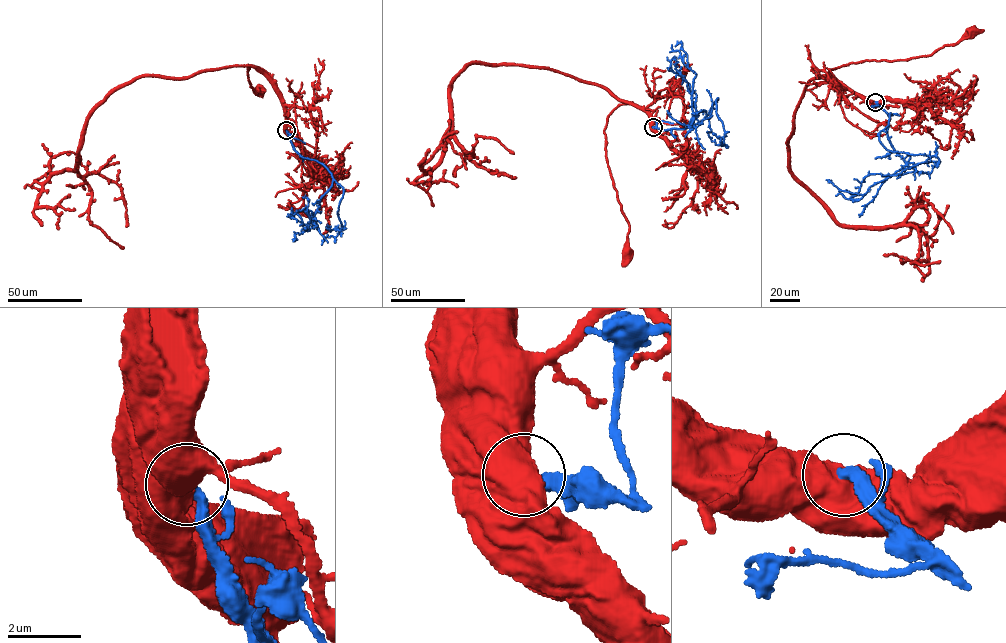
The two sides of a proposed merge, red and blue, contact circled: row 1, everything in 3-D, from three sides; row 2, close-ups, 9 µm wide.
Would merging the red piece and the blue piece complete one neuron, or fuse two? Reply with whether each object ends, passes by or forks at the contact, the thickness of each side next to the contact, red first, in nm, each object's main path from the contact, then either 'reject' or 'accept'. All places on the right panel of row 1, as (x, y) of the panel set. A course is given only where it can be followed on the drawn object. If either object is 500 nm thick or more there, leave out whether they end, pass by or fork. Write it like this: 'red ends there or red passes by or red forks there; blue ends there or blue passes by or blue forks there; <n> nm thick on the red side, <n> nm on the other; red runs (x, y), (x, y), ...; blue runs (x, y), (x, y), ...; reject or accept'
850 nm thick on the red side, 320 nm on the other; red runs (875, 102), (838, 81), (829, 71), (865, 60), (908, 60), (930, 55), (944, 46), (954, 44), (972, 30); blue runs (875, 102), (888, 115), (891, 112), (887, 136), (905, 165), (875, 183), (864, 194), (840, 190), (831, 180); reject

